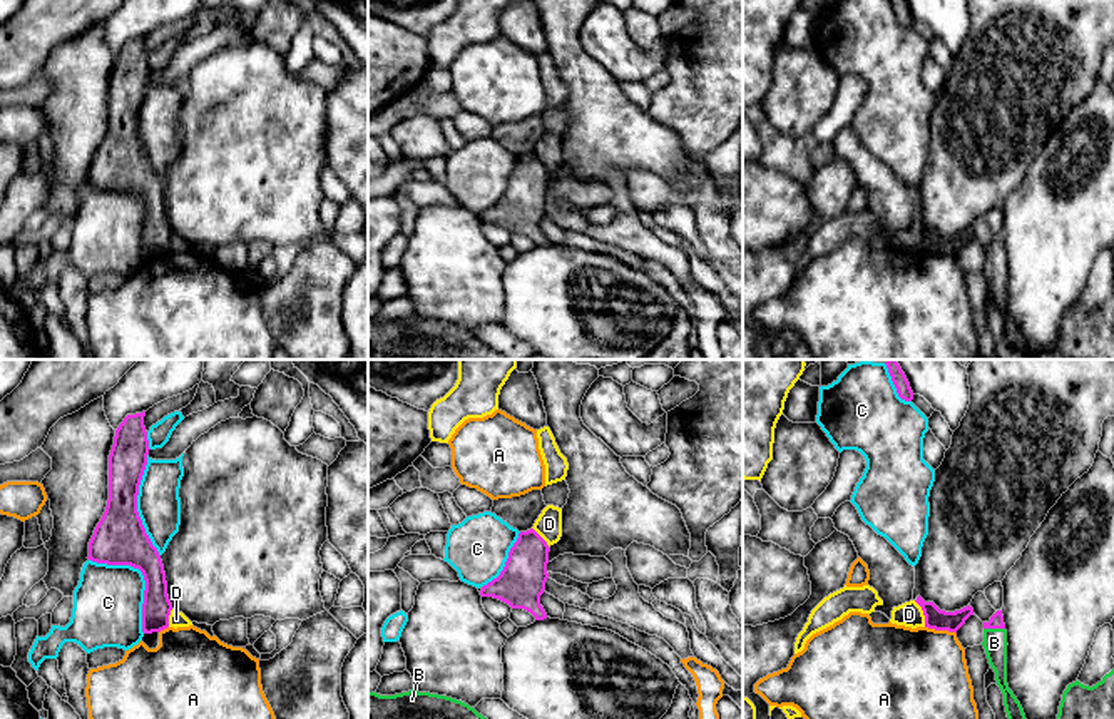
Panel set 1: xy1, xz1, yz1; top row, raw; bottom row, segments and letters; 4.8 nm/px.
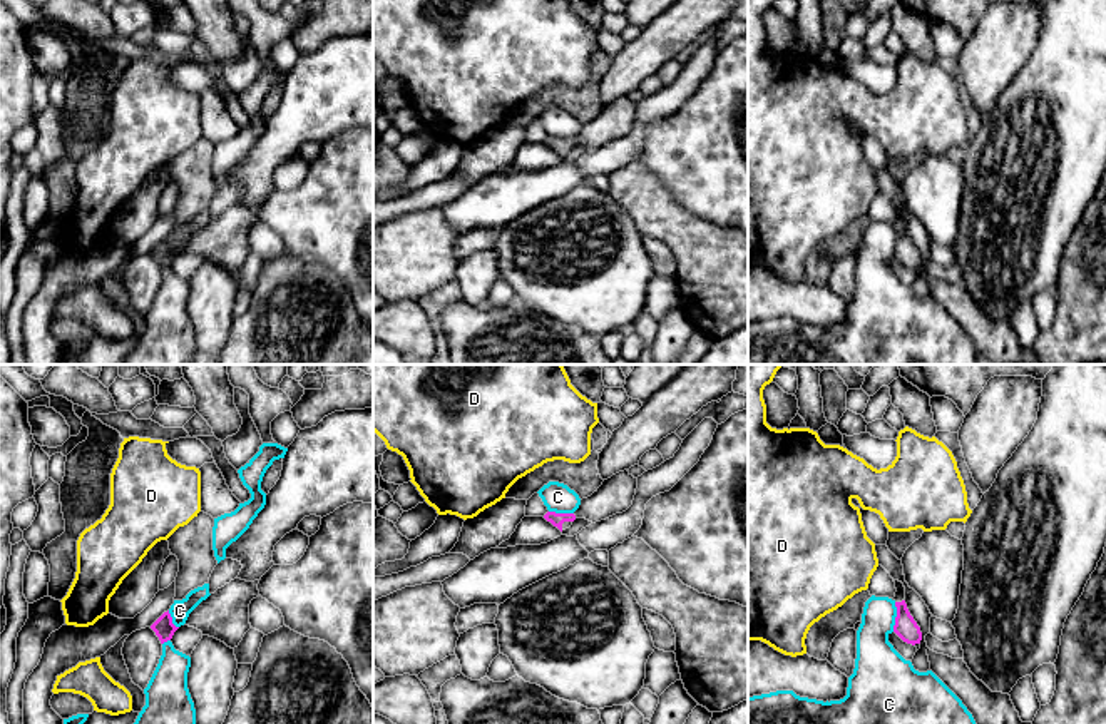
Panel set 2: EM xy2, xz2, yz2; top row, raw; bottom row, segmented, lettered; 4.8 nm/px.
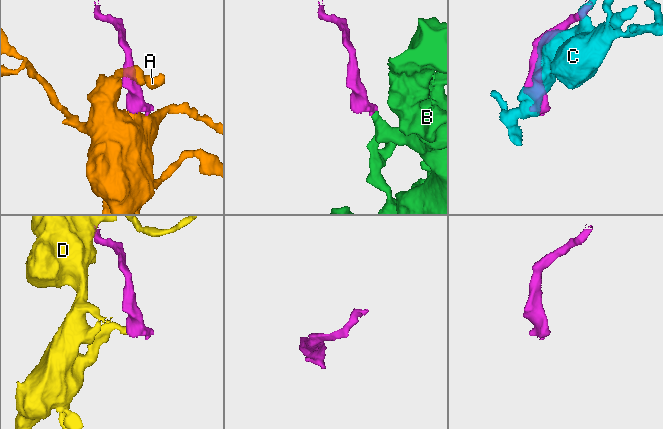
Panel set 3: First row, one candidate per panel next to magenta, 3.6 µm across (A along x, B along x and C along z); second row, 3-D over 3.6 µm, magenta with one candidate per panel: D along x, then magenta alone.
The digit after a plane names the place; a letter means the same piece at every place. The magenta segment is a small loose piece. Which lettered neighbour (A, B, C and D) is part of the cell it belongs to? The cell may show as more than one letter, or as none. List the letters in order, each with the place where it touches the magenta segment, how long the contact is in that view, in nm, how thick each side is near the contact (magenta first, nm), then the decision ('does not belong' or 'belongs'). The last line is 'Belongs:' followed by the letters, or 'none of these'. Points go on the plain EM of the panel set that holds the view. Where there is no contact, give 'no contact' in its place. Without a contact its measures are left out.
A: meets magenta in yz1 at (940, 254); contact 160 nm long; 100 nm thick on the magenta side, 460 nm on the other; does not belong
B: meets magenta in yz1 at (994, 253); contact 100 nm long; 70 nm thick on the magenta side, 110 nm on the other; belongs
C: meets magenta in xy1 at (143, 199); contact 440 nm long; 260 nm thick on the magenta side, 340 nm on the other; does not belong
D: meets magenta in yz1 at (924, 239); contact 140 nm long; 100 nm thick on the magenta side, 120 nm on the other; does not belong
Belongs: B

